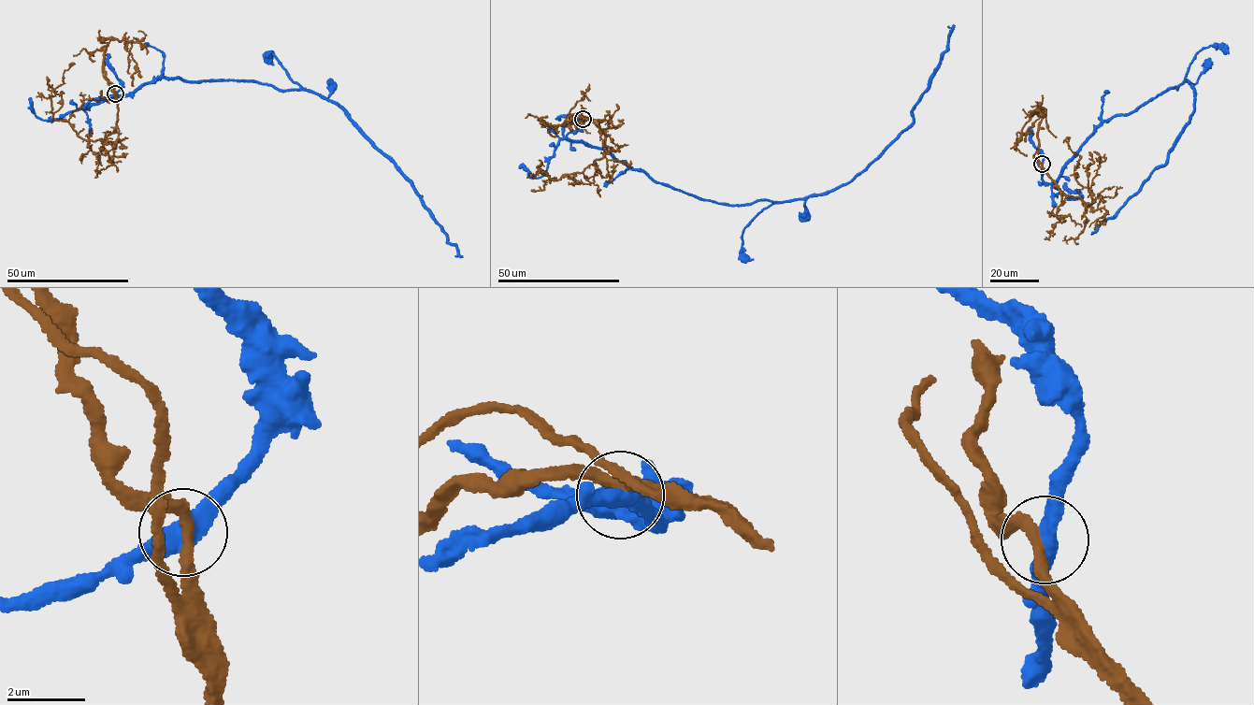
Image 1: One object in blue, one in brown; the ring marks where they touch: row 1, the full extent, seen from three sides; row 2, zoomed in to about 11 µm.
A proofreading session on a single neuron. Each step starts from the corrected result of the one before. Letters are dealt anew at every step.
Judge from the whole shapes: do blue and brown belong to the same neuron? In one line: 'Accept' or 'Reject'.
Reject

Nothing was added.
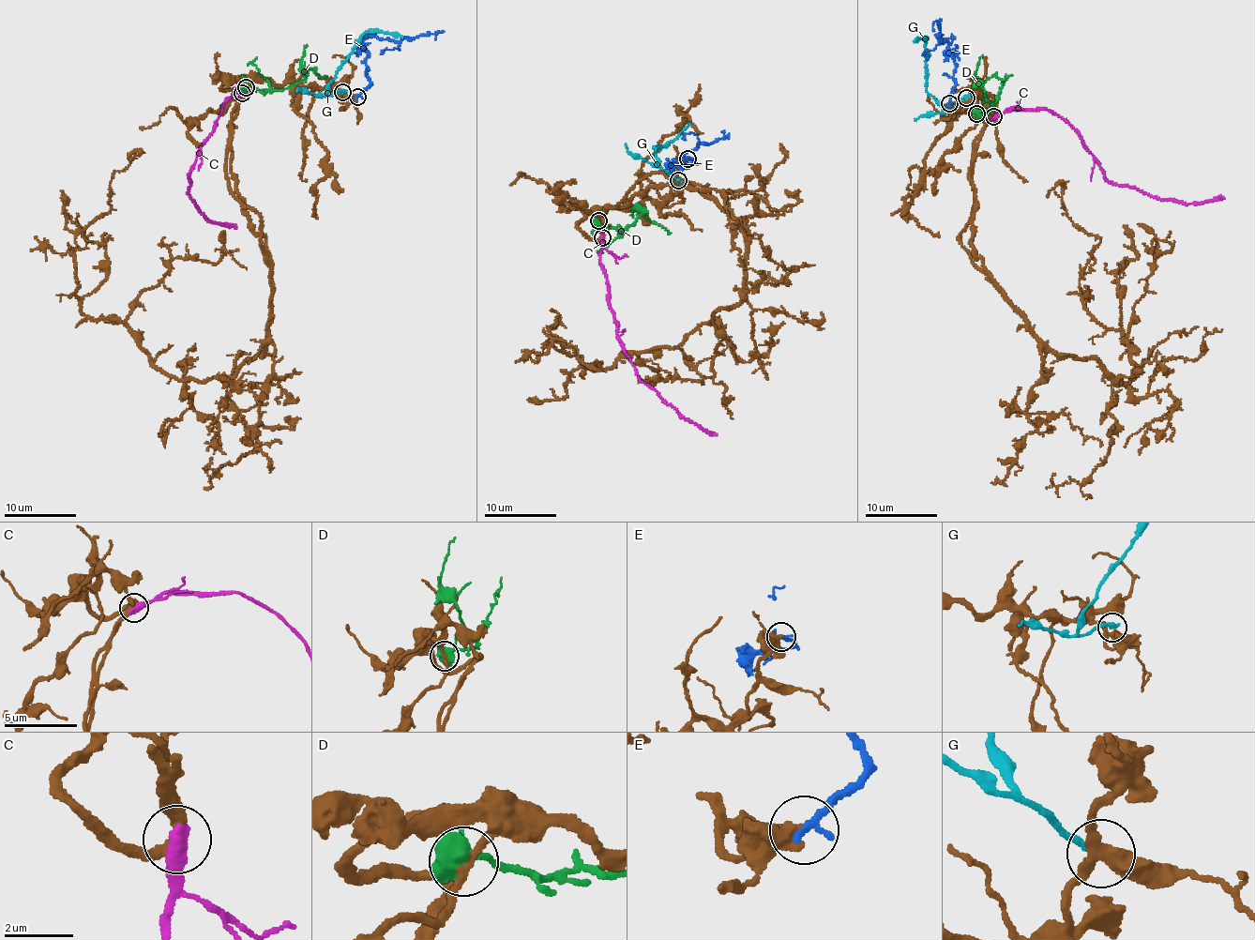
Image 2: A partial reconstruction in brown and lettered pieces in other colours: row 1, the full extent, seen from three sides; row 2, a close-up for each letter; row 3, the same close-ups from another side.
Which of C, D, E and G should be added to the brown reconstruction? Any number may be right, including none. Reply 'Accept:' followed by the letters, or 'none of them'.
Accept: C

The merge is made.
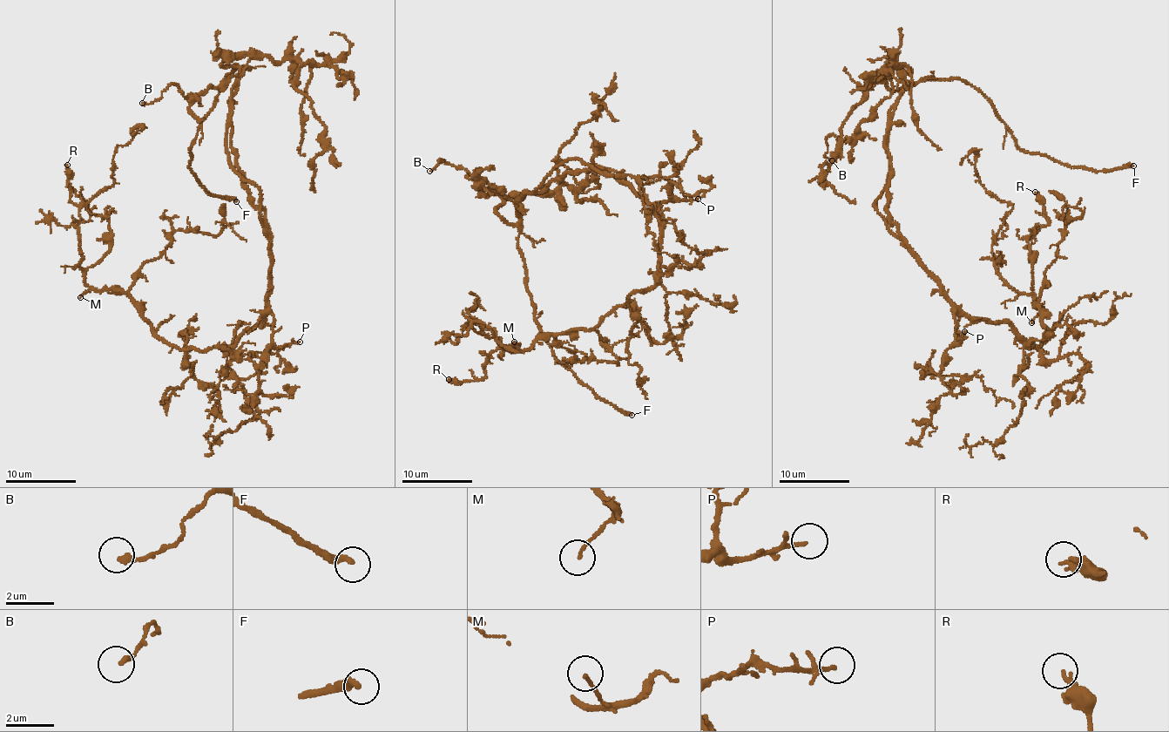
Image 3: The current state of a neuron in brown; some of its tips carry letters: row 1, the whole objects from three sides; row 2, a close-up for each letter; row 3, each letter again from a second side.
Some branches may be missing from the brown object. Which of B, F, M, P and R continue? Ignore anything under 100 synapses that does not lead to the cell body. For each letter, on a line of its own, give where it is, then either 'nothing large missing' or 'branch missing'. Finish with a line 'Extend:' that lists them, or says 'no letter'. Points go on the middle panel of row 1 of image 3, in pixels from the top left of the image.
B: place (429, 171); nothing large missing
F: place (631, 415); branch missing
M: place (514, 342); nothing large missing
P: place (698, 199); nothing large missing
R: place (449, 379); nothing large missing
Extend: F

